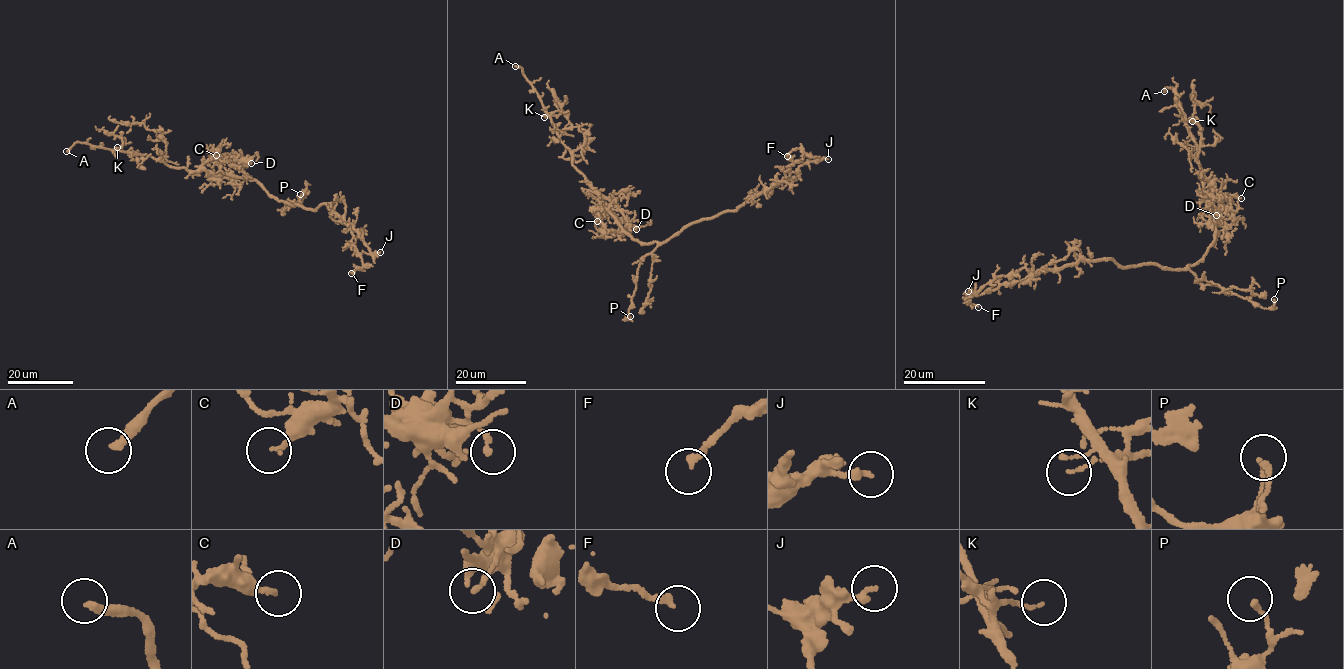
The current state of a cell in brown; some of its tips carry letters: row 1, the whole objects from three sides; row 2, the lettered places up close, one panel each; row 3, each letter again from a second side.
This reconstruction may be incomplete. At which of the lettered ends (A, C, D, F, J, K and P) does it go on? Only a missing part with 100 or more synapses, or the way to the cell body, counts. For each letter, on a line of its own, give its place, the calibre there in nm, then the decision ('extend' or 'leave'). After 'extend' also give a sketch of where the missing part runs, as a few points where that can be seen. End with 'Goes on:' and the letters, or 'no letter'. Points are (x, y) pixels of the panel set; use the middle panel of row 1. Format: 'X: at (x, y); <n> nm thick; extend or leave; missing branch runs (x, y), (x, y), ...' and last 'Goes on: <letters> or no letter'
A: at (515, 66); 300 nm thick; extend; missing branch runs (515, 66), (497, 64), (490, 56), (494, 44), (515, 31)
C: at (597, 221); 180 nm thick; leave
D: at (636, 229); 170 nm thick; leave
F: at (787, 156); 180 nm thick; leave
J: at (828, 159); 220 nm thick; leave
K: at (544, 117); 90 nm thick; leave
P: at (630, 316); 160 nm thick; leave
Goes on: A

